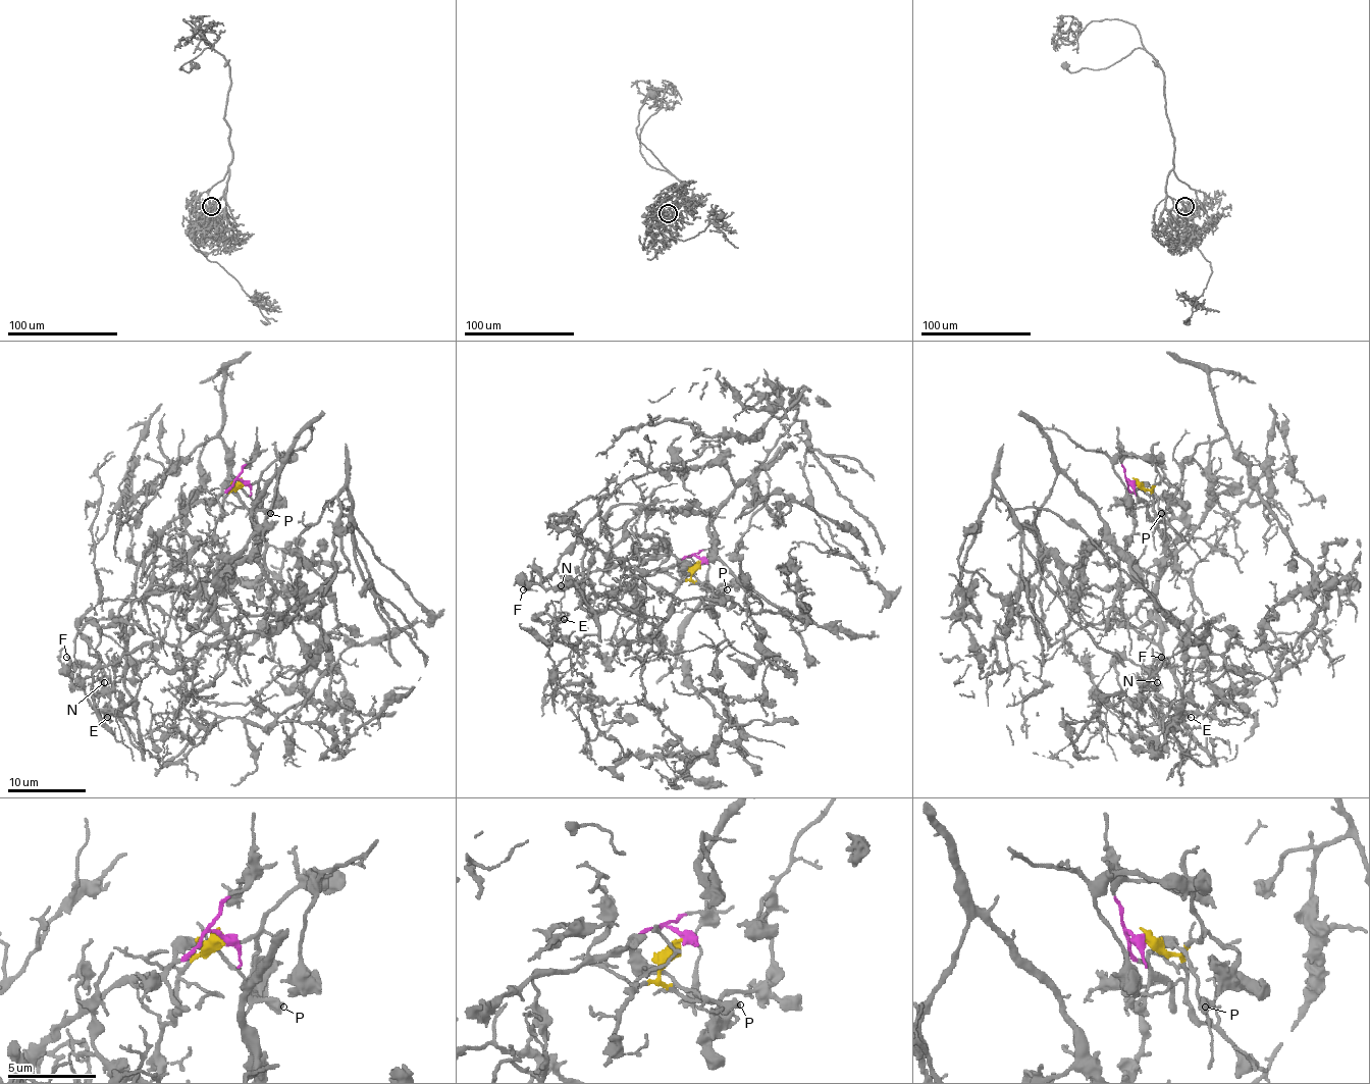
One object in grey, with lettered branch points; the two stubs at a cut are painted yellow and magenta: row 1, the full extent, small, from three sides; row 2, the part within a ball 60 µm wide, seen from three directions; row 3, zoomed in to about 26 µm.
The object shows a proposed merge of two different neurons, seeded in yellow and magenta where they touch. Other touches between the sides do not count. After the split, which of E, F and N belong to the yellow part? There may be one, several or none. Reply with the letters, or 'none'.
none

